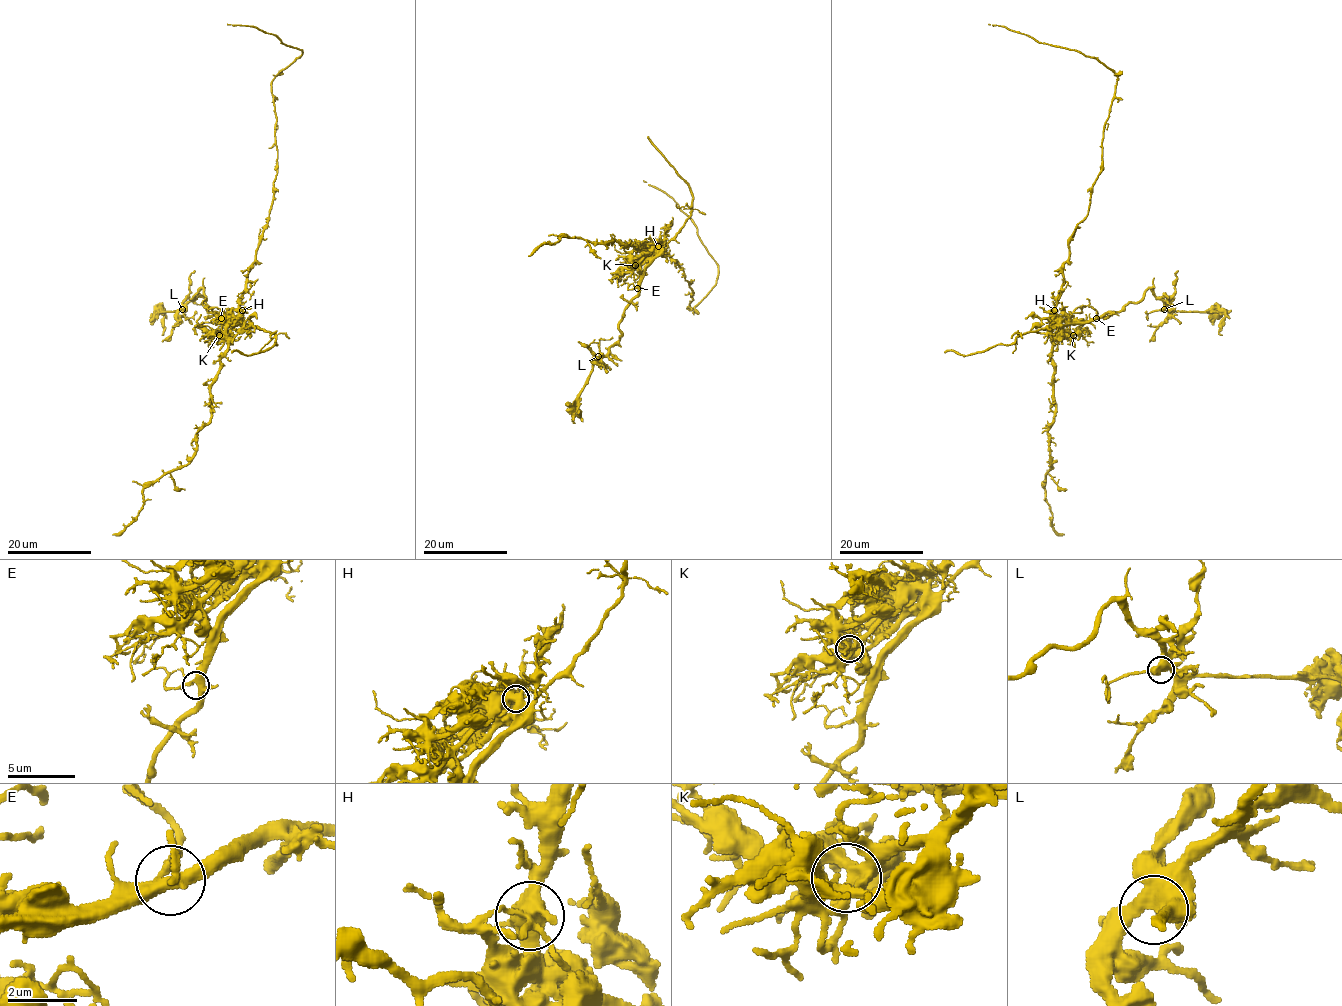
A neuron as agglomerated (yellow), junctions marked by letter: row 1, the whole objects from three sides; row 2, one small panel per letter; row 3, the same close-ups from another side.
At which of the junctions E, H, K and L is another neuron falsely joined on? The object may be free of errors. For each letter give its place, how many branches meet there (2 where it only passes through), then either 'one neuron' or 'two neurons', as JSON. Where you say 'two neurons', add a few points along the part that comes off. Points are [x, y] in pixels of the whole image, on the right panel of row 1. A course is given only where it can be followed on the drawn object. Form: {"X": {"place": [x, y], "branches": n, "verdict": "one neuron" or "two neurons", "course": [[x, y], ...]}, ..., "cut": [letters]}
{"E": {"place": [1096, 318], "branches": 4, "verdict": "one neuron"}, "H": {"place": [1054, 310], "branches": 6, "verdict": "two neurons", "course": [[1054, 311], [1069, 239], [1088, 213], [1092, 184], [1101, 170], [1102, 131], [1117, 76], [1096, 58], [988, 24]]}, "K": {"place": [1073, 335], "branches": 6, "verdict": "one neuron"}, "L": {"place": [1164, 309], "branches": 5, "verdict": "one neuron"}, "cut": ["H"]}

